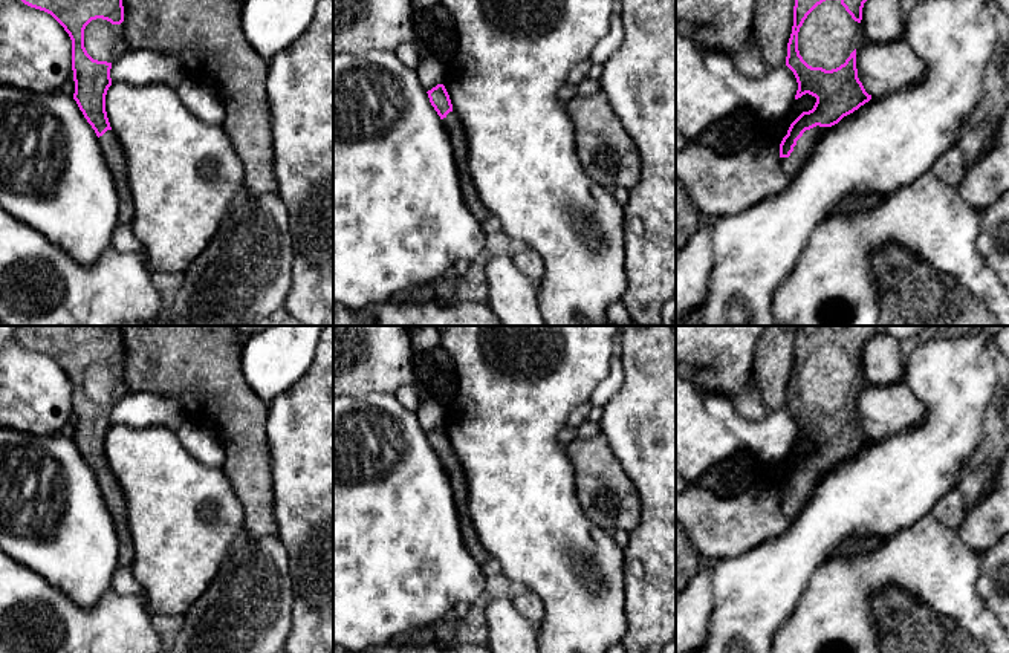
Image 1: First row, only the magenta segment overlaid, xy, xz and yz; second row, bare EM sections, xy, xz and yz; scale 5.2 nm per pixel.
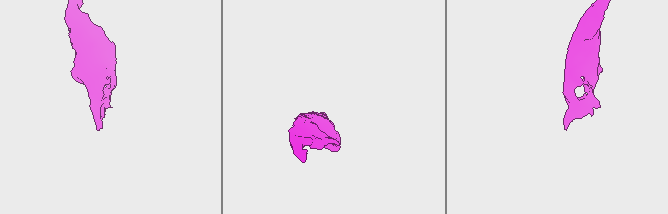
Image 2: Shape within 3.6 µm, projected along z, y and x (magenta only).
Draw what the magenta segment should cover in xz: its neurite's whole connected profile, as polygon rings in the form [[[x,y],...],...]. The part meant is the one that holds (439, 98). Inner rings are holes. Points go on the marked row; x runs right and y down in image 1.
[[[437,84],[427,93],[431,106],[443,121],[443,125],[449,135],[465,205],[479,222],[483,222],[491,216],[491,213],[483,205],[469,174],[468,139],[463,124],[453,110],[449,95],[443,84]]]

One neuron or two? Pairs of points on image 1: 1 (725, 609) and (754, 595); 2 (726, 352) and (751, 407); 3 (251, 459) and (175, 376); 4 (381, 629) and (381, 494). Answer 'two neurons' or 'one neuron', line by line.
1: one neuron
2: one neuron
3: one neuron
4: one neuron

